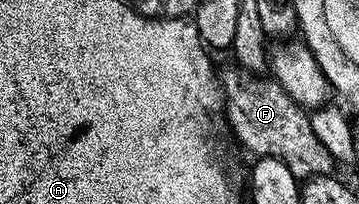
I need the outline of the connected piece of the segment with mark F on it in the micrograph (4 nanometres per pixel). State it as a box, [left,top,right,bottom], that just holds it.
[221,65,337,181]

